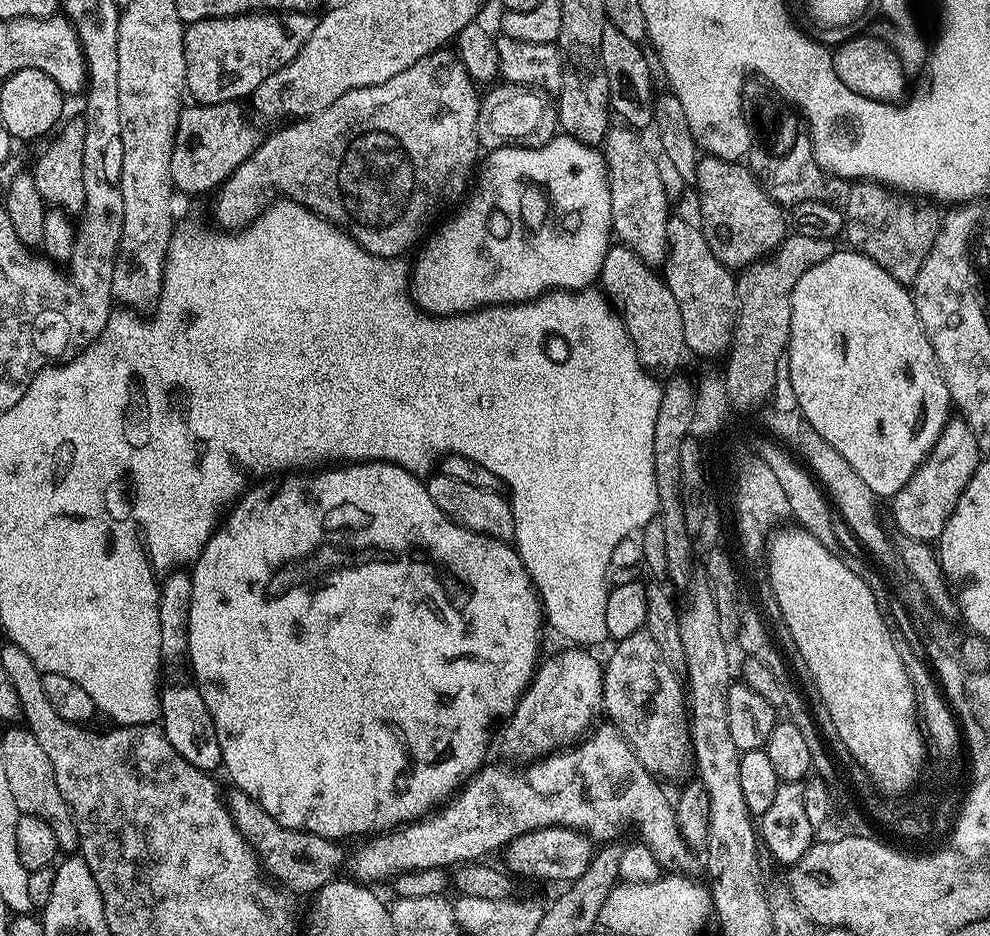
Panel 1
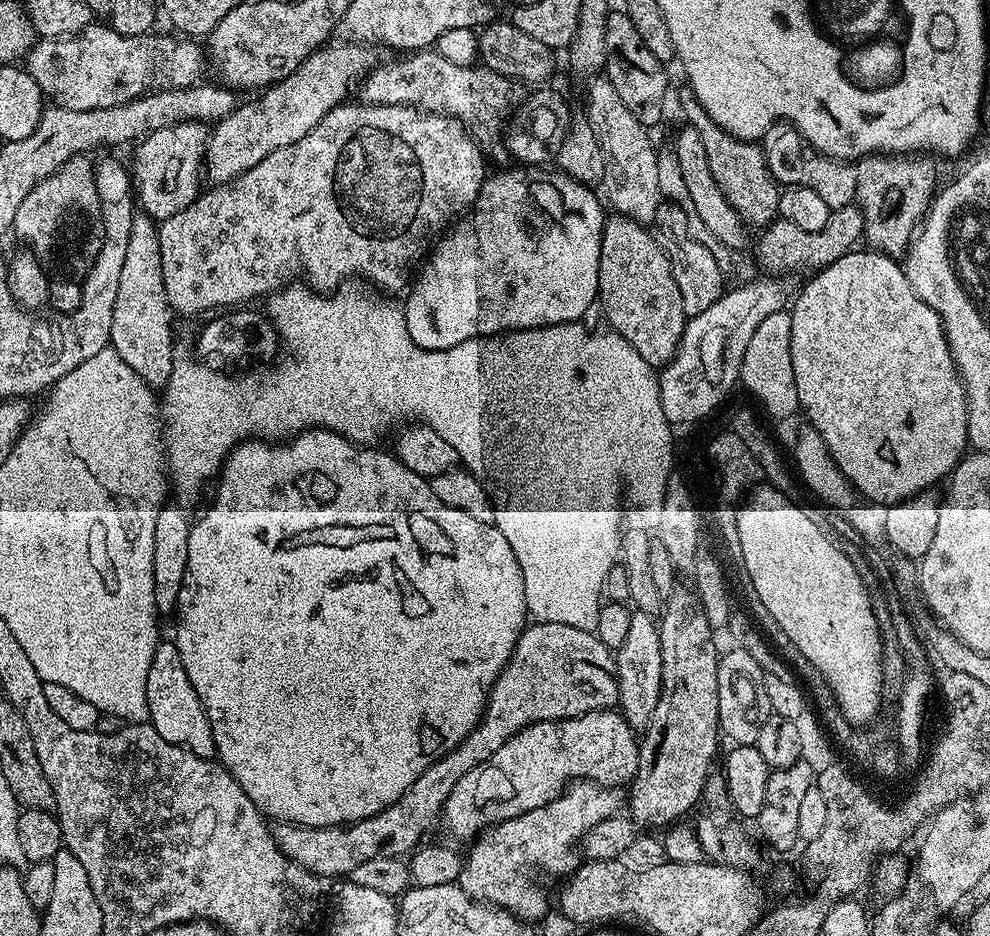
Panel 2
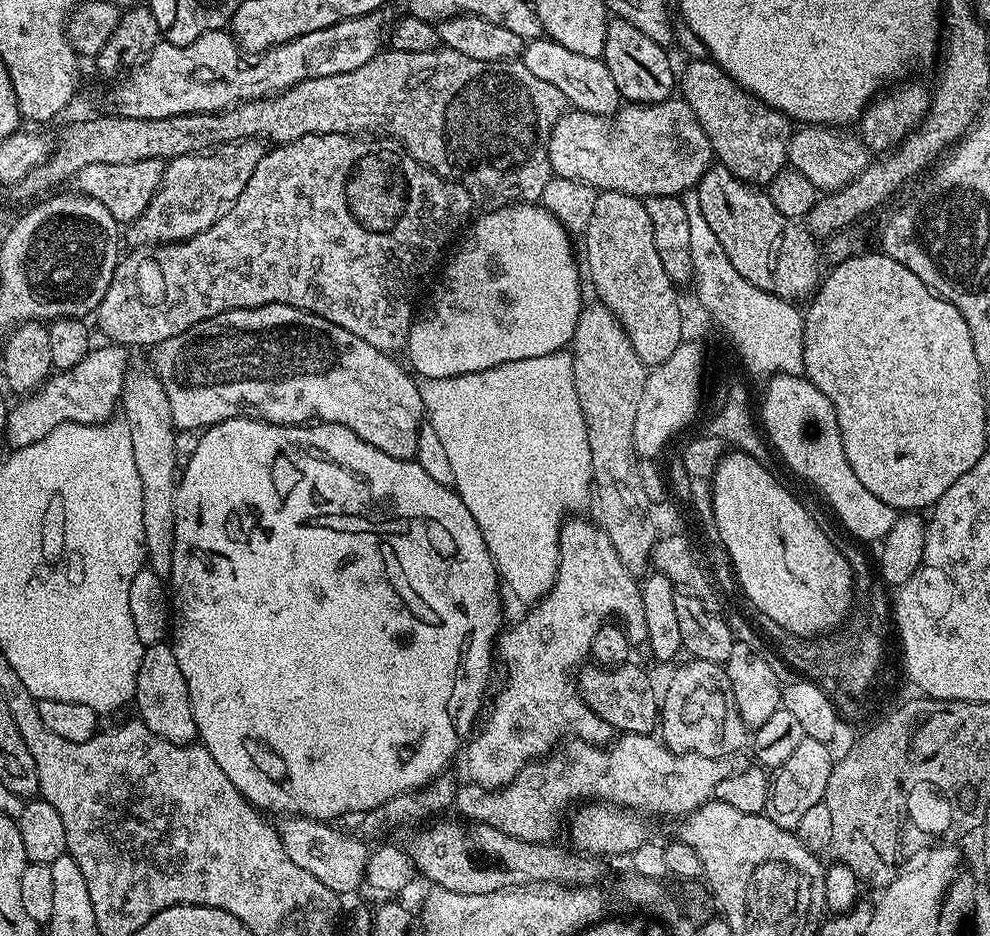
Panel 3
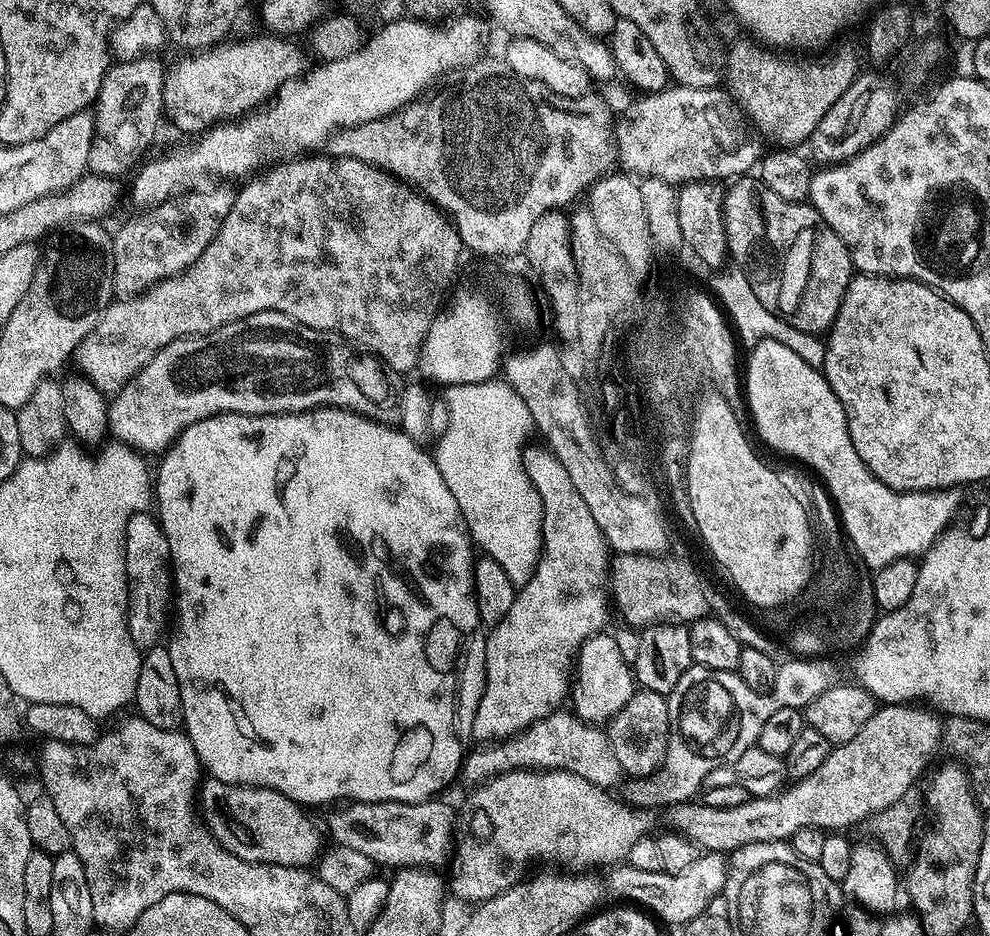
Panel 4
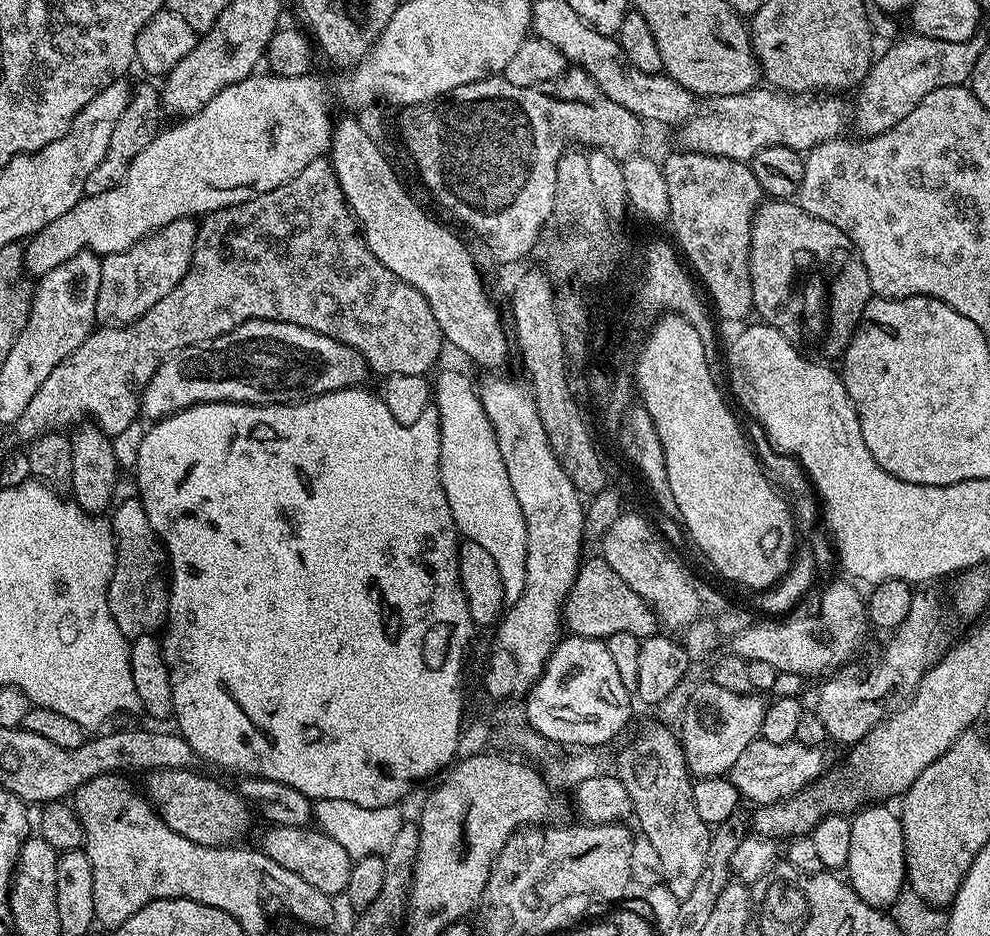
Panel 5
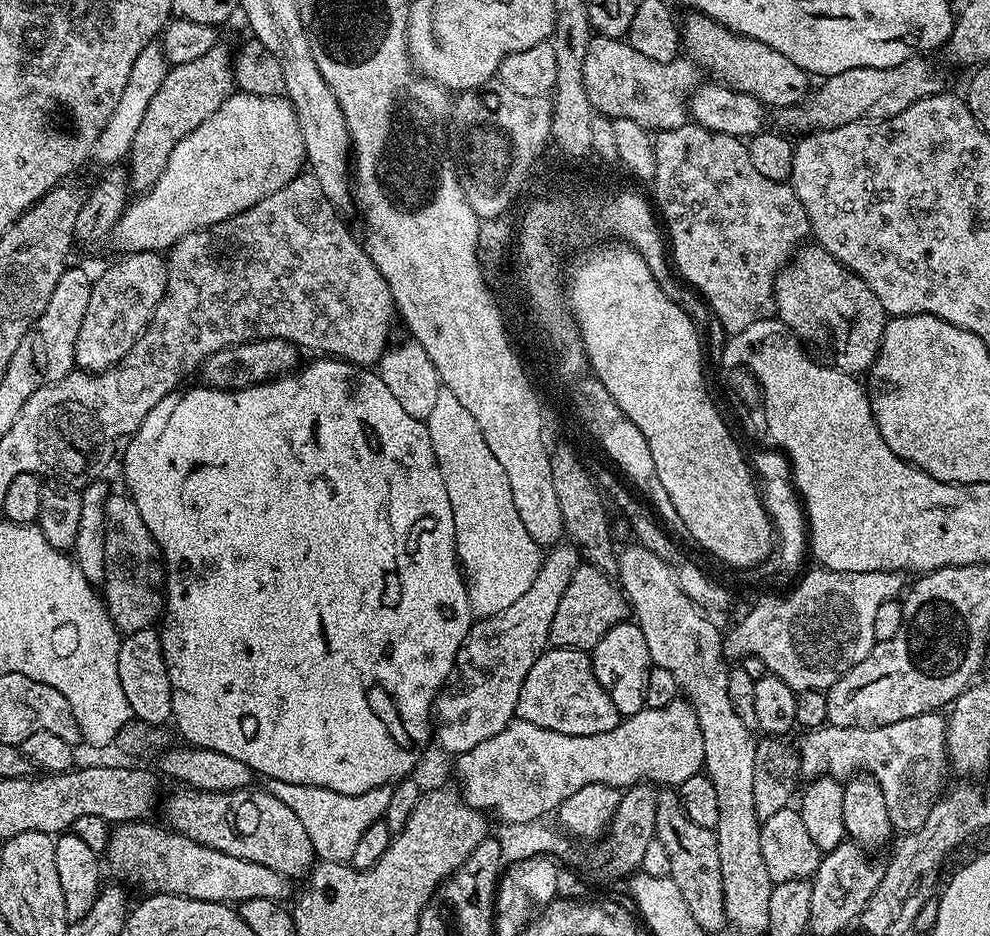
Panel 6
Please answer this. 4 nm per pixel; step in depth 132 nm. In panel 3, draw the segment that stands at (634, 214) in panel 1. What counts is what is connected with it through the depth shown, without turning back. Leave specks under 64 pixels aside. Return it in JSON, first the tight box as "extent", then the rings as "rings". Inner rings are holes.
{"extent":[522,38,621,117],"rings":[[[541,38],[525,43],[522,63],[534,78],[542,78],[542,82],[550,82],[550,86],[562,90],[573,109],[611,117],[621,107],[620,91],[603,59],[585,58],[583,54],[574,54],[574,50],[566,50],[566,46],[558,46],[558,42]]]}

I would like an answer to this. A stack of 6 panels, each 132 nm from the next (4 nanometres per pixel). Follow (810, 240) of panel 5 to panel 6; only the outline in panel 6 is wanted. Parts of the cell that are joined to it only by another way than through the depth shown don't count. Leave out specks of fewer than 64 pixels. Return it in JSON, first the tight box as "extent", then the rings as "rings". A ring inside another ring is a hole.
{"extent":[774,242,884,374],"rings":[[[815,242],[805,243],[777,274],[774,298],[779,320],[831,367],[853,374],[867,373],[872,367],[884,333],[884,307],[874,290],[825,248]]]}

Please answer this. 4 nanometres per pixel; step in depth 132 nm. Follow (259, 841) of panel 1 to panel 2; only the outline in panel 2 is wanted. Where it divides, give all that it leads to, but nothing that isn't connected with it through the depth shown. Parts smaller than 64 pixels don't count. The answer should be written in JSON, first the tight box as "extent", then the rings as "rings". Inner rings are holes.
{"extent":[274,622,619,878],"rings":[[[562,622],[529,623],[518,638],[508,665],[488,691],[488,703],[484,705],[484,713],[474,730],[458,747],[437,758],[425,772],[418,774],[410,790],[406,790],[398,802],[357,824],[335,828],[277,823],[274,828],[276,844],[286,858],[298,862],[298,866],[314,873],[317,878],[347,877],[354,866],[362,866],[362,862],[370,862],[370,858],[407,857],[421,847],[423,840],[420,839],[438,824],[446,798],[450,798],[458,781],[474,770],[474,766],[498,754],[514,734],[532,724],[541,724],[543,720],[574,719],[592,711],[612,710],[619,702],[617,657],[613,649],[597,638],[595,631],[562,626]]]}

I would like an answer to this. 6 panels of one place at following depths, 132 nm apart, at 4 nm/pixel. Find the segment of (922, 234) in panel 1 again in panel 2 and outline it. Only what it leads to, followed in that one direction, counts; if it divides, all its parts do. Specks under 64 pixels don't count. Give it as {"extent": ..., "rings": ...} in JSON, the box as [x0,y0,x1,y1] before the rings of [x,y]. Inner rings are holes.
{"extent":[854,154,938,258],"rings":[[[869,154],[855,161],[858,190],[854,203],[864,219],[863,239],[866,244],[868,240],[869,249],[883,252],[885,256],[893,258],[903,257],[907,253],[938,191],[935,162],[937,163],[928,154]]]}

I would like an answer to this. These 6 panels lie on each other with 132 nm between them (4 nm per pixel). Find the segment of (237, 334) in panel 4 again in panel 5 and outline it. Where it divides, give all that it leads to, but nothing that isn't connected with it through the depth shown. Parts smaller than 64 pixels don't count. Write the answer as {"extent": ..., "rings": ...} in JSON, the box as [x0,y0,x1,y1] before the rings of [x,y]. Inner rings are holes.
{"extent":[140,320,370,422],"rings":[[[247,320],[218,338],[191,344],[167,356],[144,387],[140,411],[143,419],[155,422],[195,404],[291,404],[333,392],[336,388],[355,388],[363,385],[367,376],[370,376],[370,369],[362,354],[326,334],[290,322]]]}

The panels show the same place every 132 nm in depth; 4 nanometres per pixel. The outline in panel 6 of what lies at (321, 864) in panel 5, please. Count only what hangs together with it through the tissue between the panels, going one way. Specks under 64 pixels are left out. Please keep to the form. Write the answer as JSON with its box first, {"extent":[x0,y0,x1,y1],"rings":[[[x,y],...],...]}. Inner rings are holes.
{"extent":[163,786,317,878],"rings":[[[180,786],[163,805],[168,815],[167,827],[179,836],[188,836],[207,848],[220,850],[246,862],[258,862],[289,878],[307,877],[317,859],[314,846],[298,817],[267,790],[234,790],[233,792],[199,792]]]}

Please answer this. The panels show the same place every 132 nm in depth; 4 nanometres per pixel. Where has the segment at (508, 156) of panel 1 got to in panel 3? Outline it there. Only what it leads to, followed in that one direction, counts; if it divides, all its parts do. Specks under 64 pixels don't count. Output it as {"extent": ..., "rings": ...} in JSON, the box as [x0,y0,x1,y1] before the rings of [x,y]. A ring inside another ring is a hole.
{"extent":[406,202,582,378],"rings":[[[536,202],[509,204],[485,213],[471,221],[468,237],[452,257],[447,257],[440,281],[431,285],[428,305],[412,317],[406,353],[407,363],[417,377],[454,378],[490,370],[502,366],[502,362],[518,362],[518,358],[542,358],[542,354],[565,351],[574,338],[582,307],[582,268],[576,265],[578,252],[572,249],[573,237],[568,229]]]}

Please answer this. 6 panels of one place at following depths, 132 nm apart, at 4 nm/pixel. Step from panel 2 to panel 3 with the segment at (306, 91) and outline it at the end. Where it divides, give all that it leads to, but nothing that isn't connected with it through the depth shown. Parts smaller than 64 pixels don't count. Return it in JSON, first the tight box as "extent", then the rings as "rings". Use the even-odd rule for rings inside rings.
{"extent":[127,139,265,246],"rings":[[[259,139],[241,140],[235,144],[222,144],[209,151],[191,156],[175,156],[167,161],[160,189],[154,194],[150,206],[146,206],[146,210],[138,219],[127,225],[127,243],[129,240],[129,245],[132,246],[174,244],[188,240],[191,236],[202,234],[210,226],[214,226],[218,218],[222,218],[232,209],[238,194],[246,190],[246,182],[250,182],[250,174],[254,174],[265,151],[265,145]]]}

